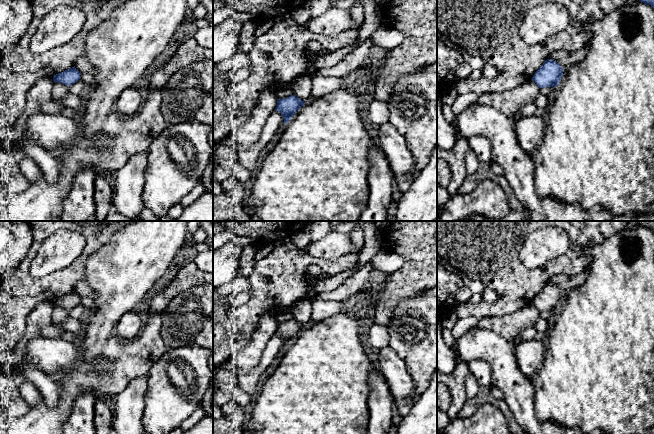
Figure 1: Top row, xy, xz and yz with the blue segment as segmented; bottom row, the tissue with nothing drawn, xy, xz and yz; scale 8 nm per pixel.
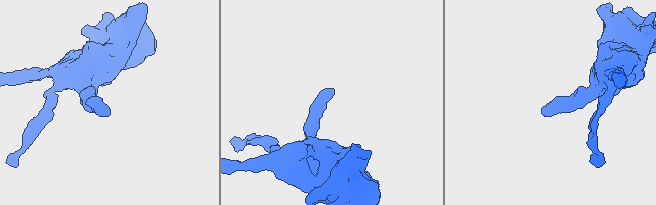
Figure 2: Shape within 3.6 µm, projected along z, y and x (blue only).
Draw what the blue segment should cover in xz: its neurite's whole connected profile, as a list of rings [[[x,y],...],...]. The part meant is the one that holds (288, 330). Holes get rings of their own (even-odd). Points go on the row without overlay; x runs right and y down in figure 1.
[[[294,318],[283,323],[278,323],[275,334],[283,339],[284,346],[288,347],[293,339],[305,328],[304,325],[296,321]]]

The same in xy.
[[[74,290],[68,294],[56,298],[53,301],[53,305],[63,307],[67,310],[71,310],[80,303],[80,299],[81,297]]]

